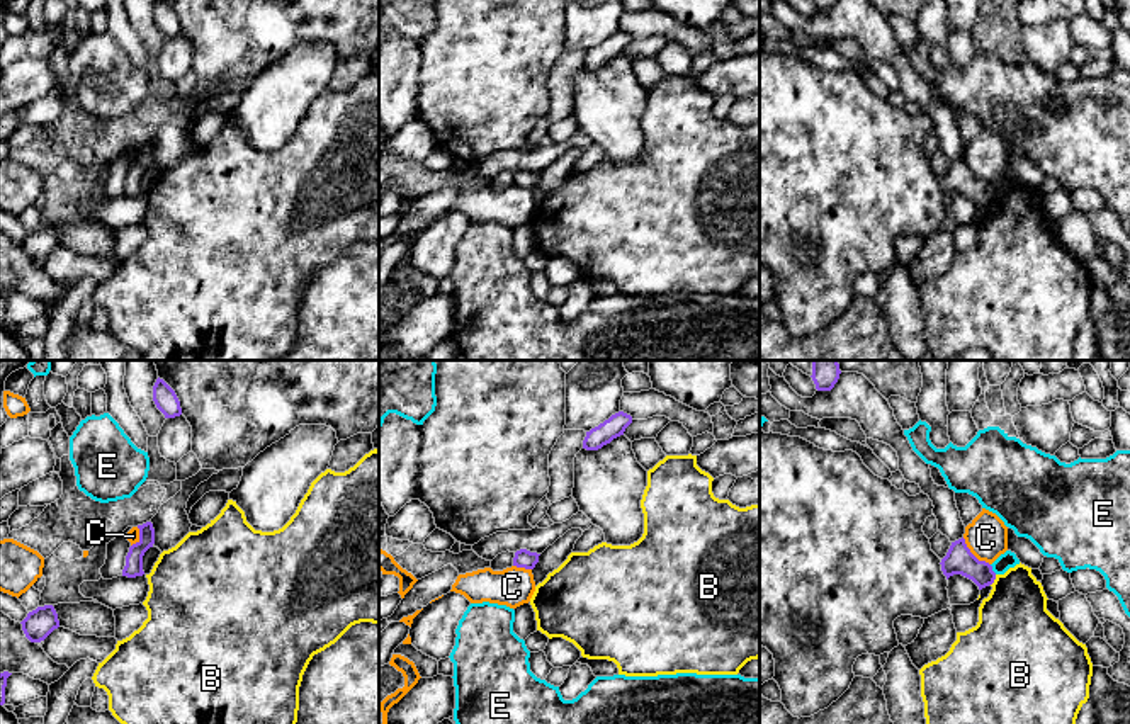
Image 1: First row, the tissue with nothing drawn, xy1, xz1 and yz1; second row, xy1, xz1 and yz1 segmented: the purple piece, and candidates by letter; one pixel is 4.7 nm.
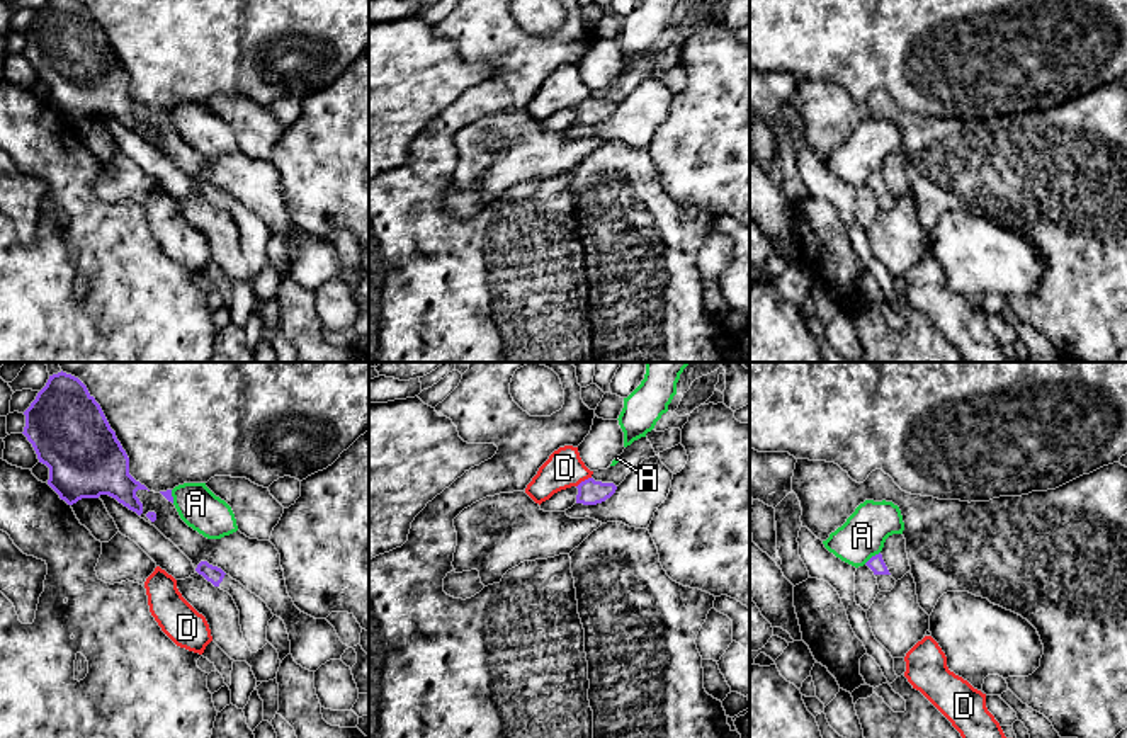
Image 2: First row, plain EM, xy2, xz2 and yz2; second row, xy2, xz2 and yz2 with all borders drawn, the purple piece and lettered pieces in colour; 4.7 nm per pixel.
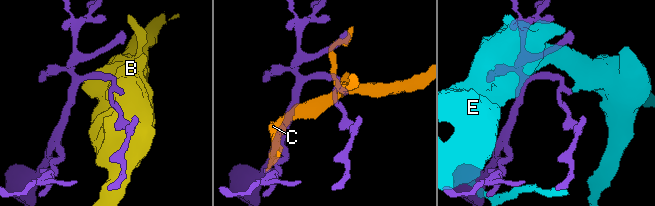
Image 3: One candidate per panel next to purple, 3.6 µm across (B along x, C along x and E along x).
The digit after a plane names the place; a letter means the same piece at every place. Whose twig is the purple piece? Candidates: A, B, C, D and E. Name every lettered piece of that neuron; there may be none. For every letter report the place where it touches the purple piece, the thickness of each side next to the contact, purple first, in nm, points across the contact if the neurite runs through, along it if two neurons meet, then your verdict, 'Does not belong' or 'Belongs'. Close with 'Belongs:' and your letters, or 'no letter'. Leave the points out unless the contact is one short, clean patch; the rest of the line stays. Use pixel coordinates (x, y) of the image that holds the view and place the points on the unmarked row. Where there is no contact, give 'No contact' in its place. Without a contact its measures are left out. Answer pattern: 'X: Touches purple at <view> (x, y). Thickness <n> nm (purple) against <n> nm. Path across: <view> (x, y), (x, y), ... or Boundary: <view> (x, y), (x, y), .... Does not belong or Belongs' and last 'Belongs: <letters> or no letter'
A: Touches purple at yz2 (872, 175). Thickness 80 nm (purple) against 220 nm. Boundary: yz2 (879, 170), (864, 182). Does not belong
B: Touches purple at yz1 (994, 197). Thickness 140 nm (purple) against 340 nm. Boundary: yz1 (996, 194), (991, 204). Does not belong
C: Touches purple at yz1 (972, 174). Thickness 140 nm (purple) against 200 nm. Boundary: yz1 (962, 157), (966, 165), (989, 184). Does not belong
D: Touches purple at xz2 (585, 99). Thickness 120 nm (purple) against 180 nm. Does not belong
E: Touches purple at yz1 (991, 189). Thickness 140 nm (purple) against 80 nm. Does not belong
Belongs: no letter

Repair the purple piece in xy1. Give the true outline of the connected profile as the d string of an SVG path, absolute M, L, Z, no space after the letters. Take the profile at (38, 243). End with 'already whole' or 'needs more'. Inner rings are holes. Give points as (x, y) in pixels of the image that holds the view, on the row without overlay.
M53 224L37 226L29 231L20 243L31 262L44 260L54 248L59 246L58 233Z | already whole

